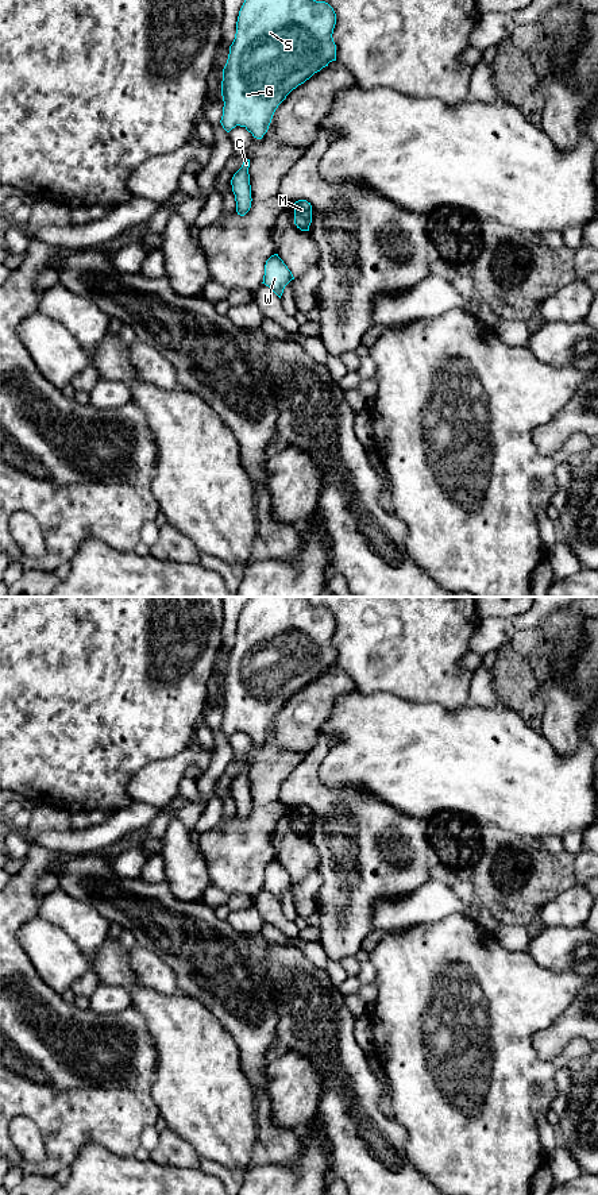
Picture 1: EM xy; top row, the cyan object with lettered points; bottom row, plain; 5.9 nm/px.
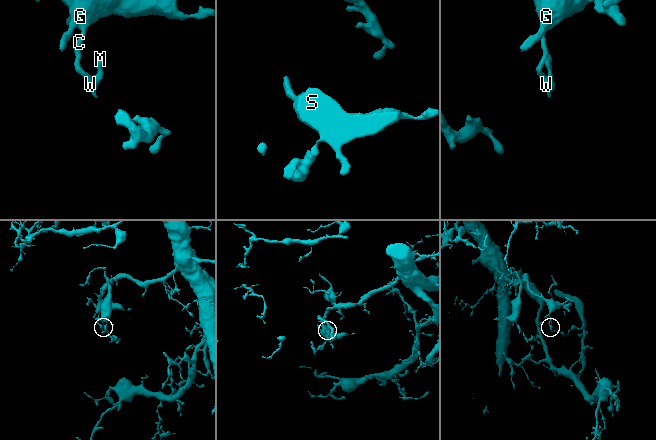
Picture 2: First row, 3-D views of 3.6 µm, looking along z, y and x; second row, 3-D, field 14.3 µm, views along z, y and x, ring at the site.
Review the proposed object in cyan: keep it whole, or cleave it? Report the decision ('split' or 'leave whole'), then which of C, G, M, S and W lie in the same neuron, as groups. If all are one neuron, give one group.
leave whole | C G M S W

